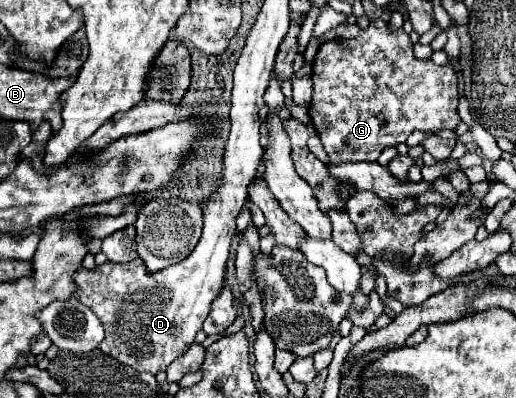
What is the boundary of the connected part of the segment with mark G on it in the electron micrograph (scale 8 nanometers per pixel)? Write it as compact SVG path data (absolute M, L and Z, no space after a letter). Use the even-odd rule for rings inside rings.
M373 19L369 23L369 27L361 29L355 39L331 39L331 41L321 43L321 47L319 47L319 51L313 59L311 79L313 79L313 101L311 101L311 107L309 107L309 117L311 117L311 123L313 123L317 135L323 143L327 155L329 155L329 161L335 163L335 165L341 165L341 163L347 163L347 161L377 161L377 157L381 155L381 151L385 147L397 147L399 143L405 143L407 137L413 131L439 131L439 129L451 129L453 131L461 121L459 115L457 115L459 95L457 95L457 75L455 75L453 67L451 65L439 67L429 59L417 59L413 55L413 43L411 43L409 35L403 29L389 31L389 23L383 21L383 19Z

